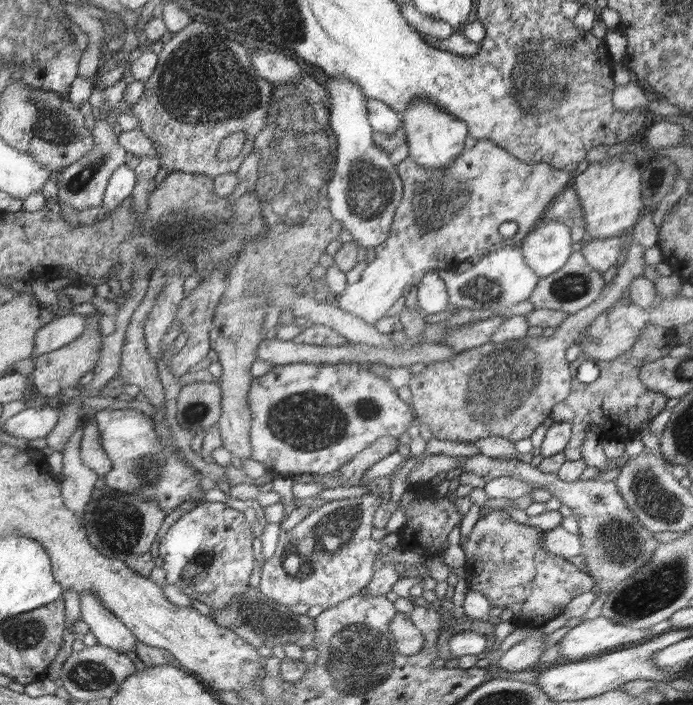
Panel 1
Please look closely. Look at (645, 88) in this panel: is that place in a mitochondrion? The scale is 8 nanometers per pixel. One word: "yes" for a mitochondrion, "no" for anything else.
no

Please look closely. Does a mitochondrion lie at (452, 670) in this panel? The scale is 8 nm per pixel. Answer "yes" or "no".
no

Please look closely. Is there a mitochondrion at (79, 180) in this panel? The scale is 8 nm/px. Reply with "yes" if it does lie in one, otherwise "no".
yes

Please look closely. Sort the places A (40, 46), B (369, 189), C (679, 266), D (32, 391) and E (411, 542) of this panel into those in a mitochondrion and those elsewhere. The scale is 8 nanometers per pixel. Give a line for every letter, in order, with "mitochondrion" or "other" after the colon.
A: mitochondrion
B: mitochondrion
C: other
D: other
E: other

